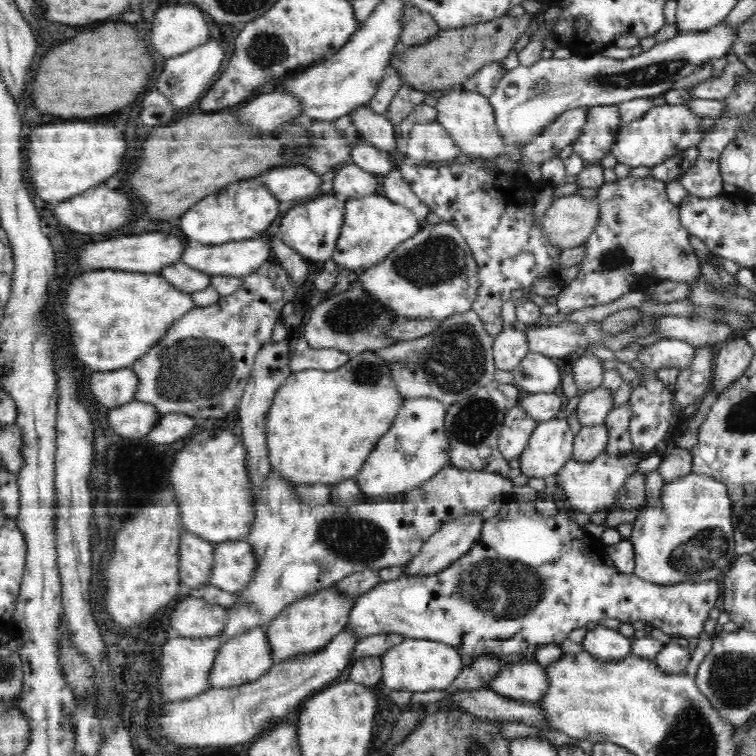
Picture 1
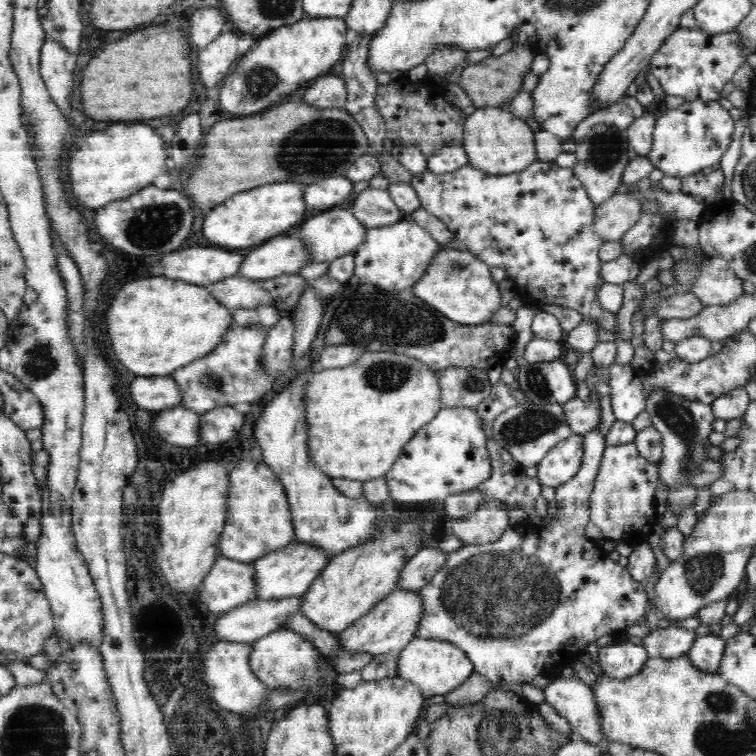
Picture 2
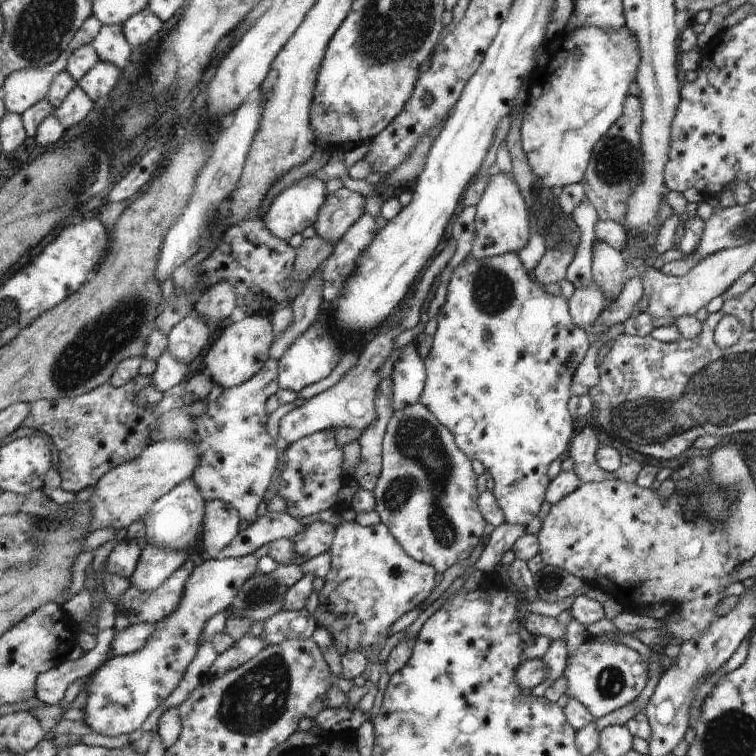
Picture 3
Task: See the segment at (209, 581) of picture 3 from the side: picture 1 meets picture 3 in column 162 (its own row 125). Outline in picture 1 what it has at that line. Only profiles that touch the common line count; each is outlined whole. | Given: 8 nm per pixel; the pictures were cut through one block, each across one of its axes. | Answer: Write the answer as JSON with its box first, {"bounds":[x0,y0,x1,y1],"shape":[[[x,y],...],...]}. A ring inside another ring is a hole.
{"bounds":[610,103,706,168],"shape":[[[667,103],[664,106],[654,106],[642,118],[634,122],[621,123],[618,127],[617,142],[610,151],[617,162],[627,164],[631,168],[653,167],[689,148],[698,148],[706,134],[700,121],[701,117],[684,105]]]}

